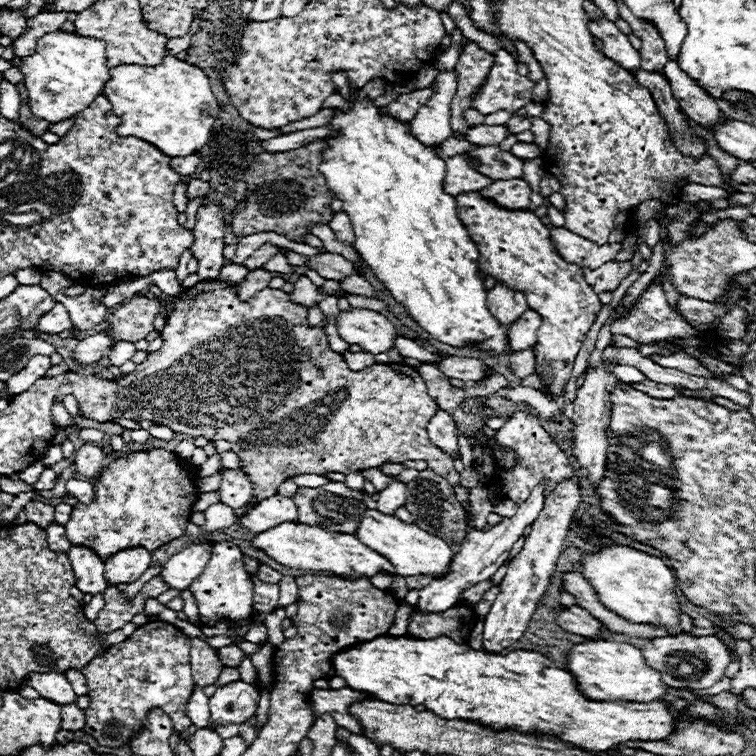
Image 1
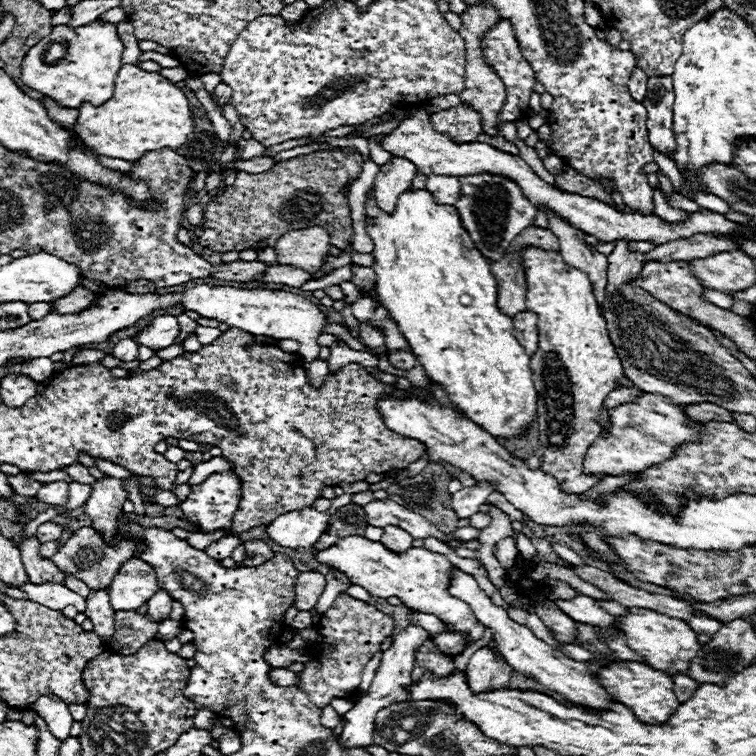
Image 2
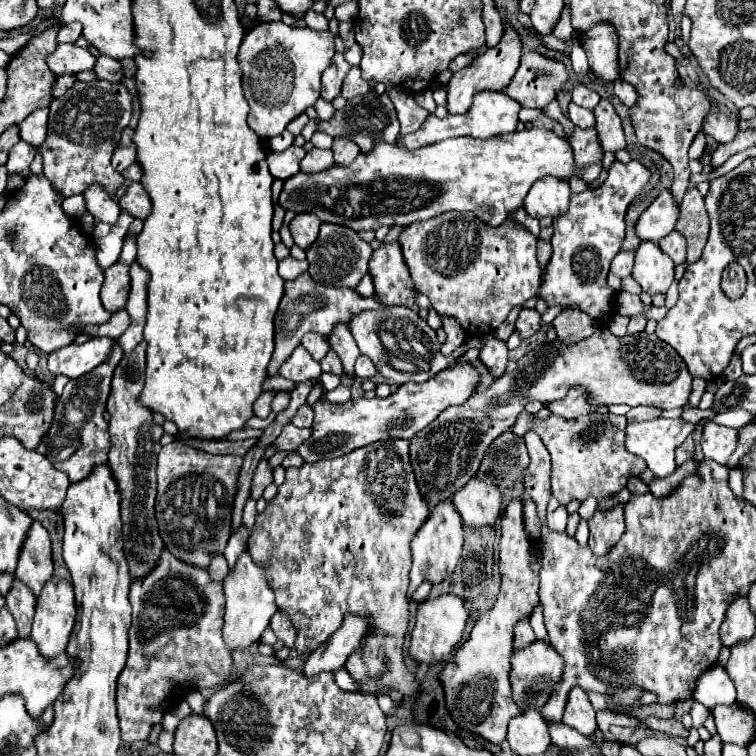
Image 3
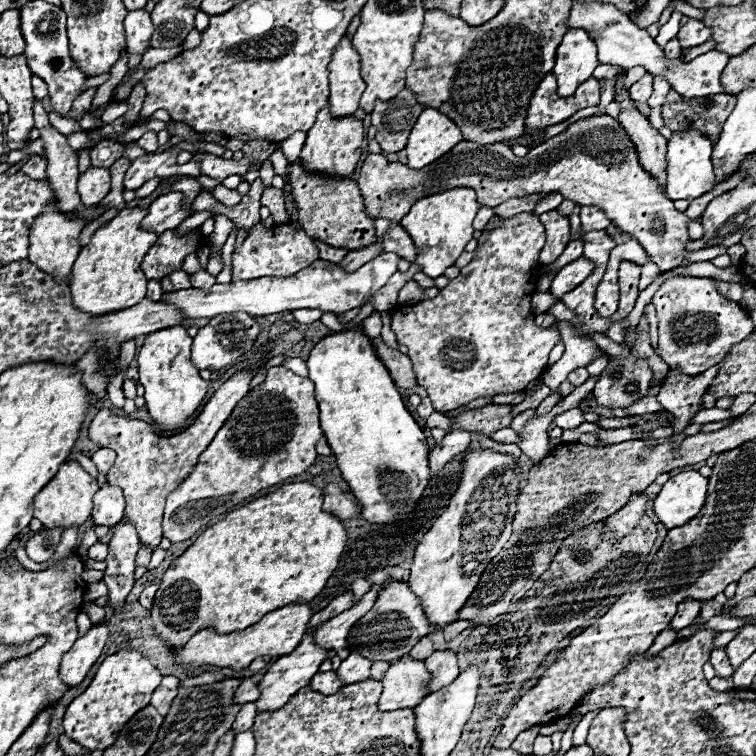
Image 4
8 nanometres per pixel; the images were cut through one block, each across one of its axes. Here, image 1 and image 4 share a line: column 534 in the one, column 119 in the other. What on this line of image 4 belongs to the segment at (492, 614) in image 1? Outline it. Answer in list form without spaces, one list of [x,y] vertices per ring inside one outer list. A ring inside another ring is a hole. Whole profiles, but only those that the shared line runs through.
[[[124,516],[116,528],[112,528],[112,540],[108,544],[108,558],[106,558],[106,570],[104,570],[104,582],[108,586],[110,602],[116,608],[116,612],[124,606],[126,596],[132,590],[134,584],[134,558],[140,550],[140,540],[136,534],[136,528],[128,522]]]

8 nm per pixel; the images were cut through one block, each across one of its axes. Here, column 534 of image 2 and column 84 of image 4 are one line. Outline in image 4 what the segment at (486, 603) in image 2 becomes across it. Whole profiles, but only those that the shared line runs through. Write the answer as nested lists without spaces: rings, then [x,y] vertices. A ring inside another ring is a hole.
[[[106,622],[92,626],[90,632],[76,640],[72,650],[68,650],[60,664],[60,678],[66,682],[68,688],[76,688],[84,682],[90,668],[96,664],[96,660],[102,654],[102,648],[106,644],[108,630]]]

